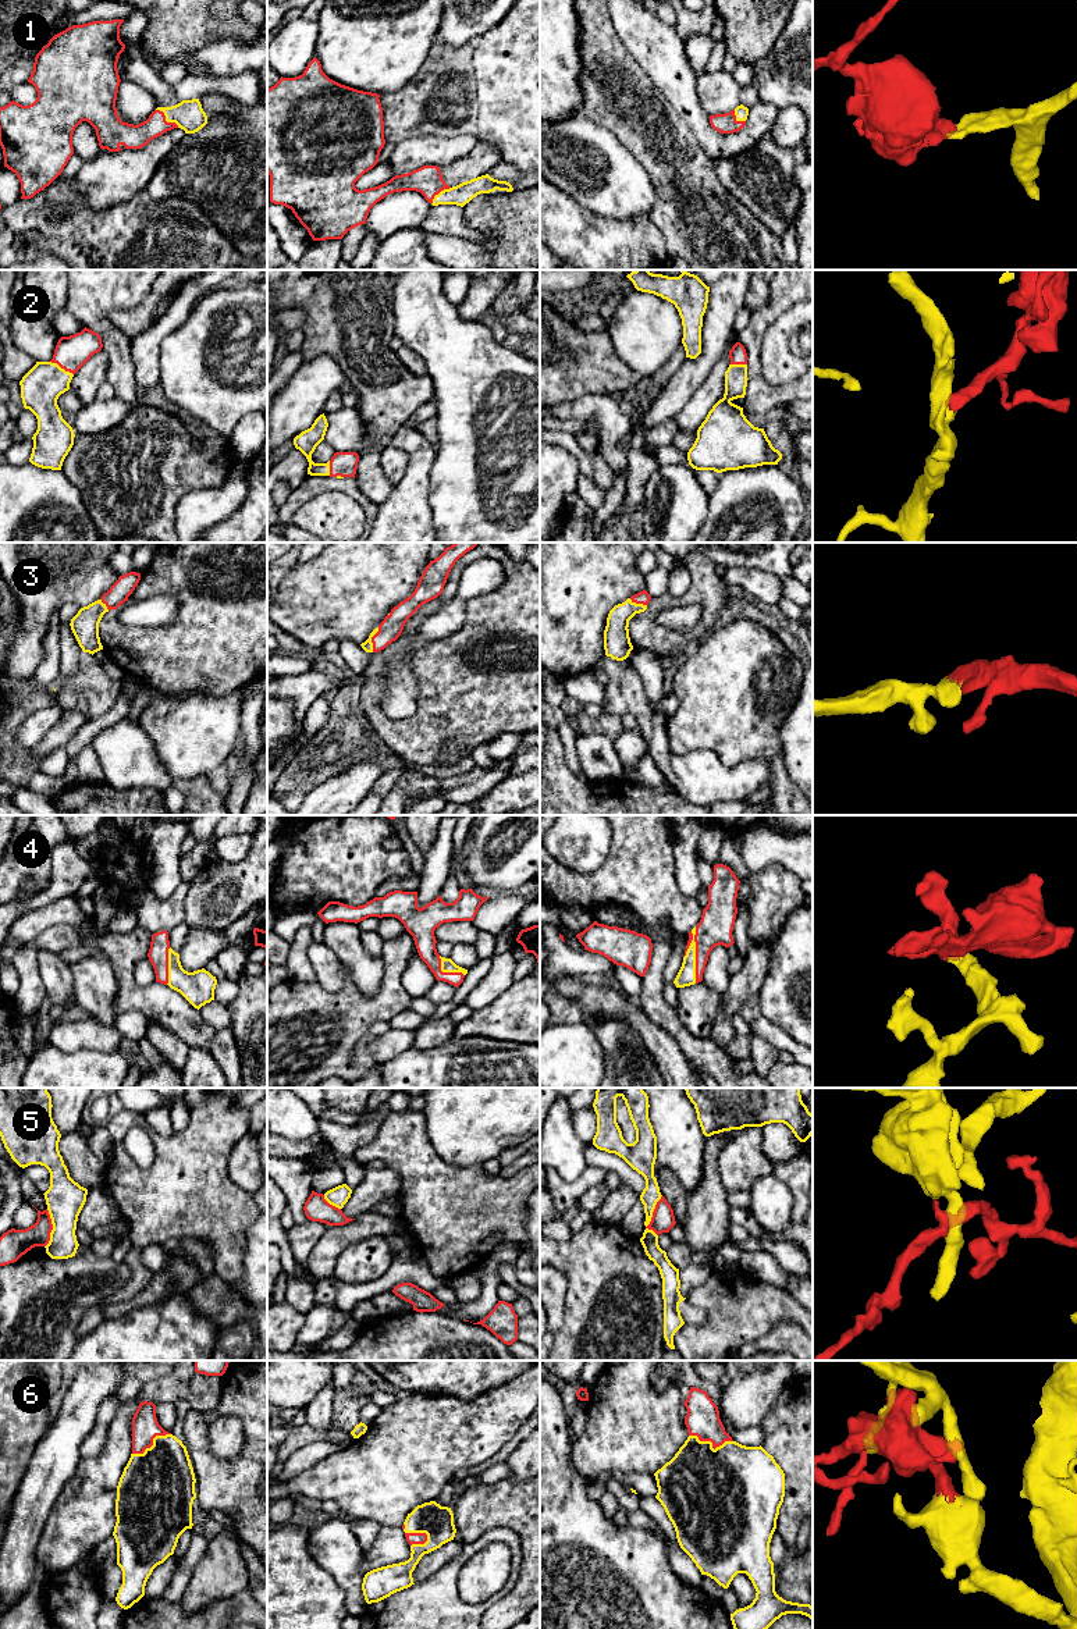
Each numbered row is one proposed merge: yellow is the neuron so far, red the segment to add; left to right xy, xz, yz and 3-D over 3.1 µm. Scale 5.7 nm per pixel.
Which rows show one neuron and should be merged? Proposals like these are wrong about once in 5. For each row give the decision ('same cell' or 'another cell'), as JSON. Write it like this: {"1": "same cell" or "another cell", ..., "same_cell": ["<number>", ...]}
{"1": "same cell", "2": "same cell", "3": "same cell", "4": "same cell", "5": "another cell", "6": "same cell", "same_cell": ["1", "2", "3", "4", "6"]}

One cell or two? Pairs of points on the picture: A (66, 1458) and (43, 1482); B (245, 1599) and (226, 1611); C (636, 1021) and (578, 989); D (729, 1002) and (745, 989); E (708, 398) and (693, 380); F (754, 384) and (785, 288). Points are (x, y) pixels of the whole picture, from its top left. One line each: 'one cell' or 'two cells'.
A: one cell
B: one cell
C: one cell
D: one cell
E: two cells
F: one cell

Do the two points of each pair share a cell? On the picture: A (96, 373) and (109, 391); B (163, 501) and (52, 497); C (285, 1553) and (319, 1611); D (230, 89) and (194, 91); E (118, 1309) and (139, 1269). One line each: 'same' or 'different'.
A: different
B: different
C: same
D: same
E: different

